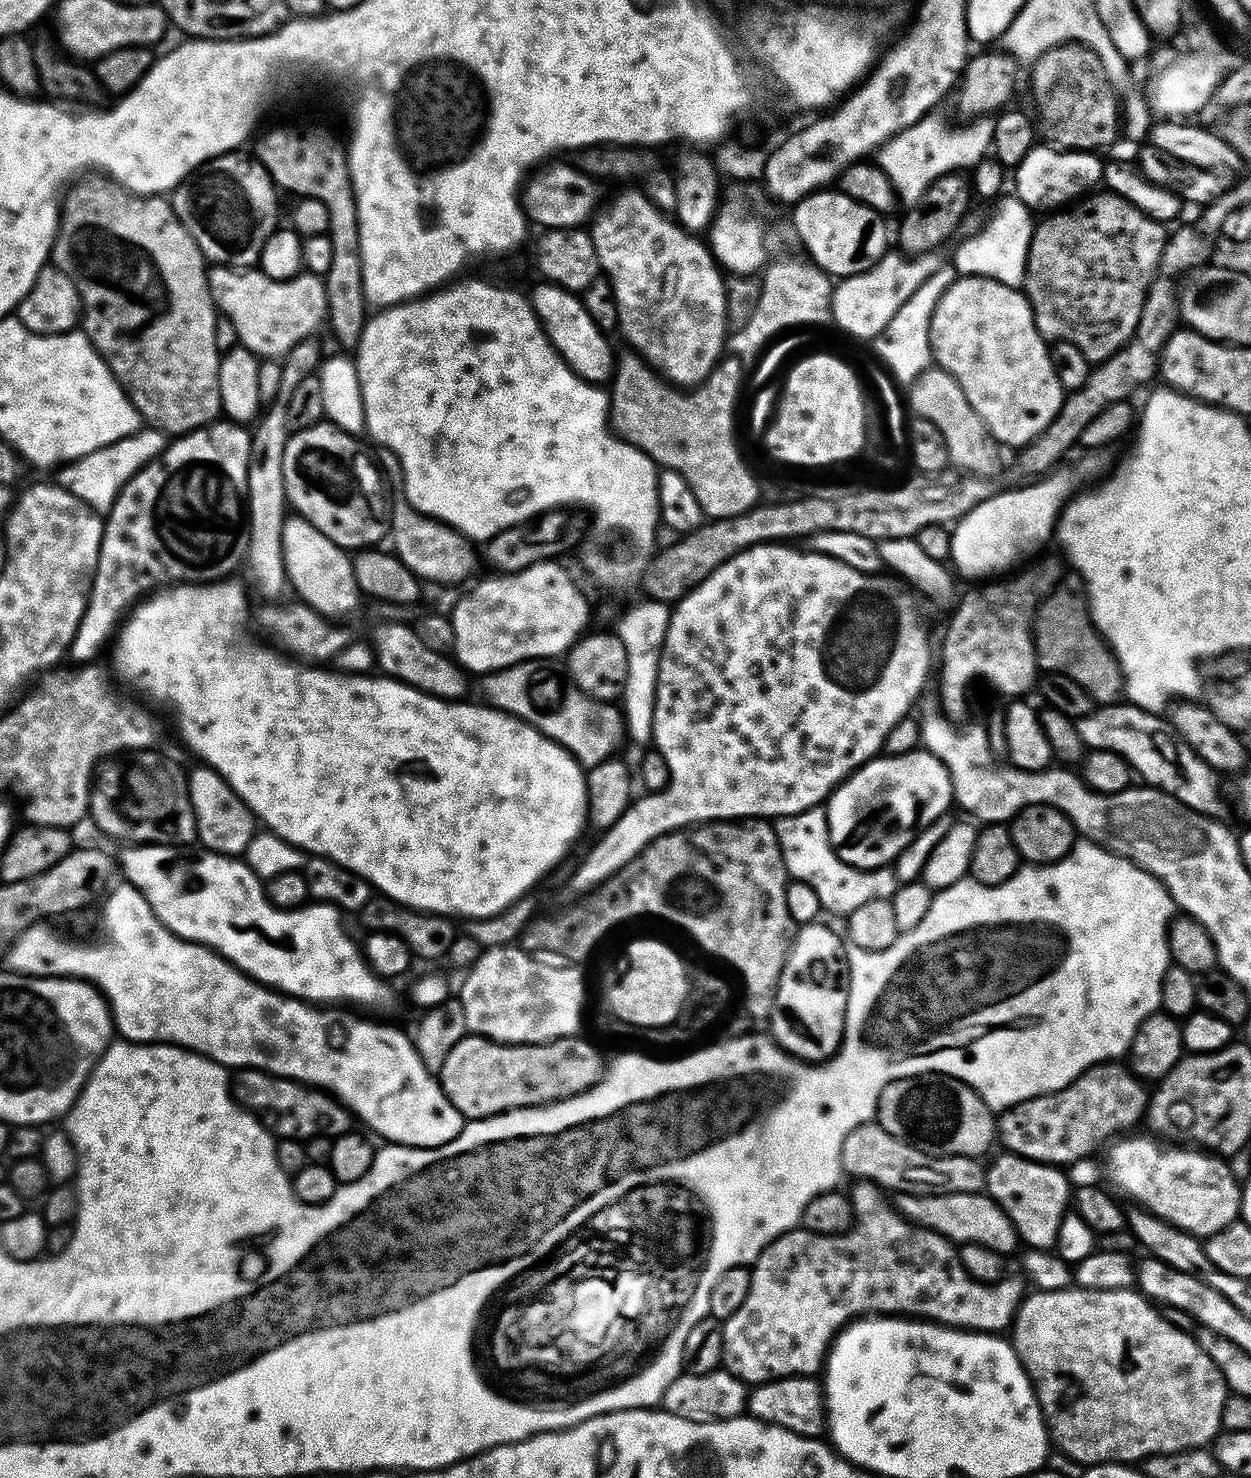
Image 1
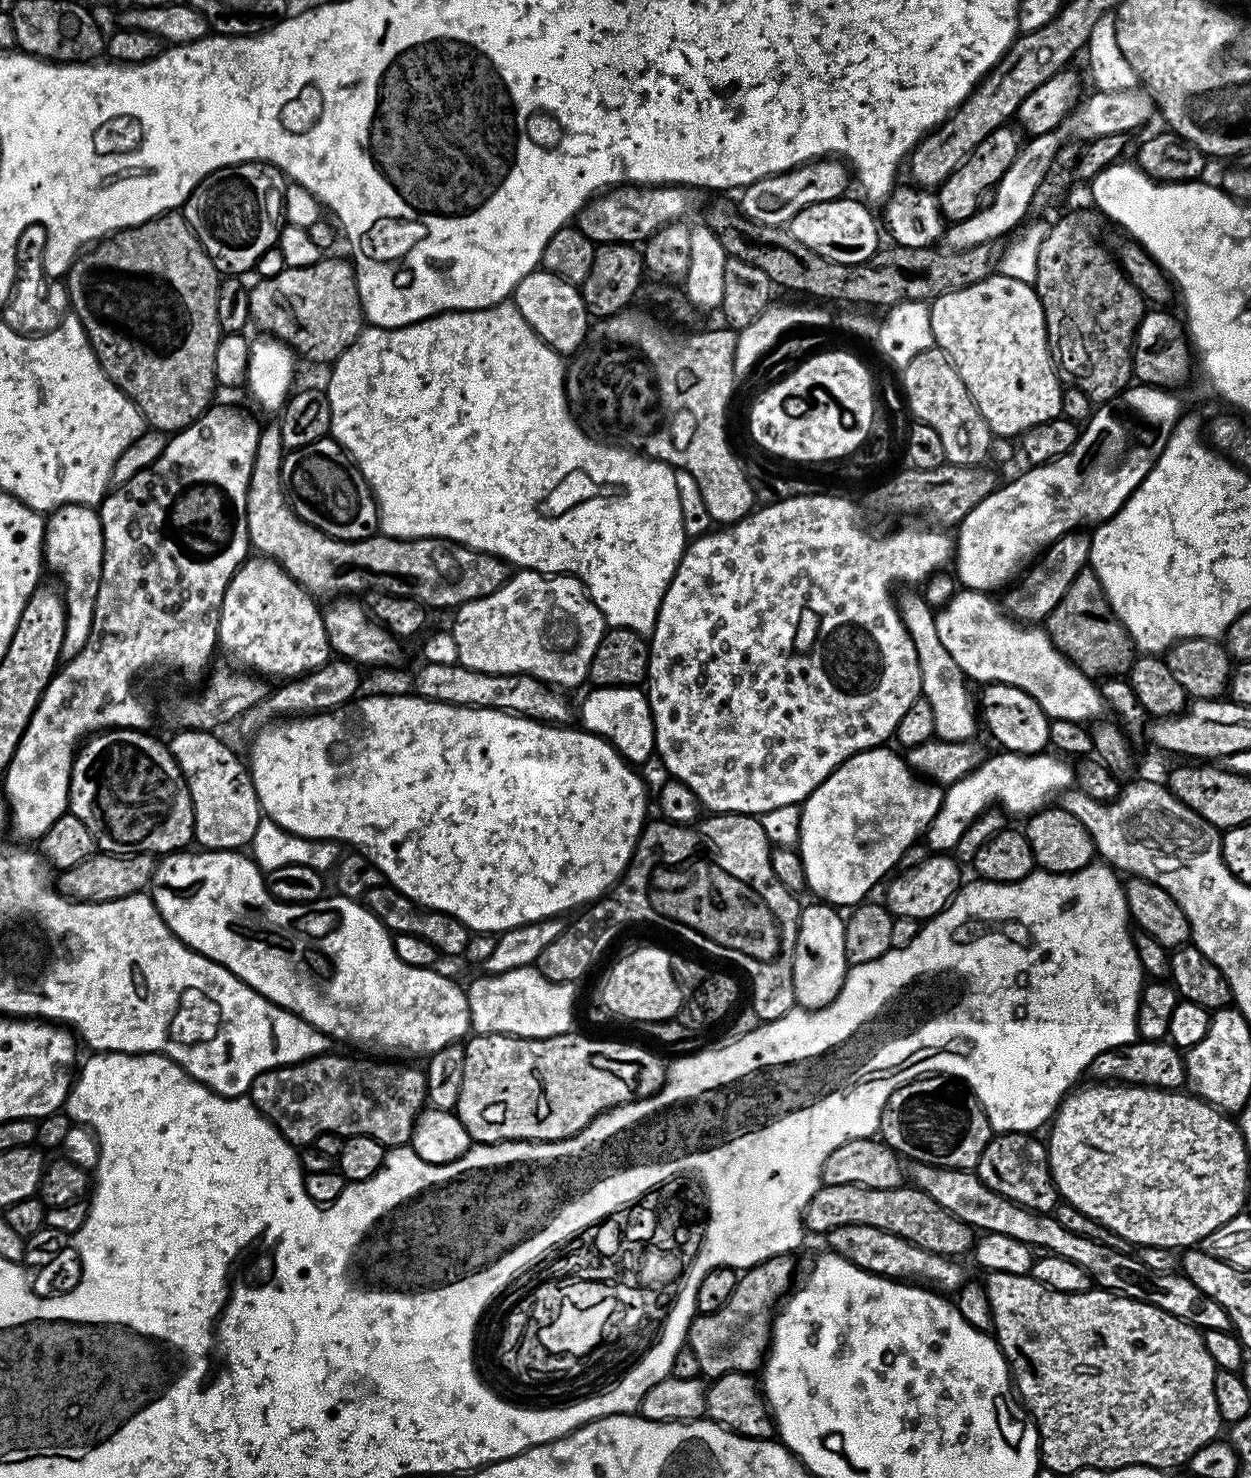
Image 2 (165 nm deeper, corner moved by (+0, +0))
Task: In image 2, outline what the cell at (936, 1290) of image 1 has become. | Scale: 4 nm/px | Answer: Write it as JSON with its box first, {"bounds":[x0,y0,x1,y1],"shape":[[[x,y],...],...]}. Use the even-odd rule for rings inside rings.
{"bounds":[686,1255,794,1378],"shape":[[[791,1255],[775,1256],[769,1260],[762,1261],[761,1264],[755,1264],[753,1268],[747,1269],[737,1279],[734,1286],[734,1294],[730,1294],[726,1306],[722,1306],[716,1312],[706,1312],[692,1317],[692,1324],[688,1327],[686,1344],[687,1347],[694,1350],[694,1358],[698,1358],[696,1368],[701,1377],[715,1378],[727,1372],[747,1372],[752,1374],[755,1373],[755,1368],[757,1371],[763,1365],[772,1338],[774,1309],[777,1307],[781,1297],[794,1284],[794,1279],[792,1280],[792,1259]]]}

